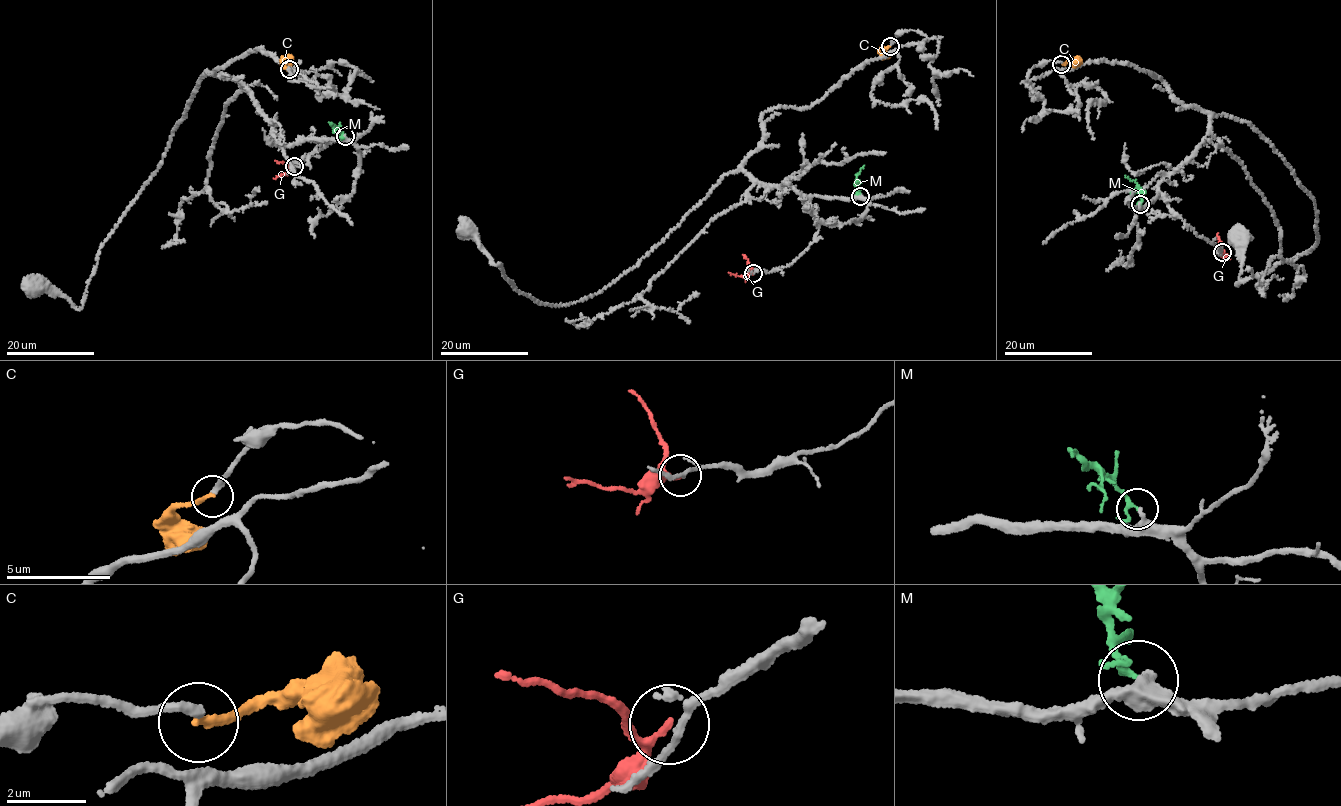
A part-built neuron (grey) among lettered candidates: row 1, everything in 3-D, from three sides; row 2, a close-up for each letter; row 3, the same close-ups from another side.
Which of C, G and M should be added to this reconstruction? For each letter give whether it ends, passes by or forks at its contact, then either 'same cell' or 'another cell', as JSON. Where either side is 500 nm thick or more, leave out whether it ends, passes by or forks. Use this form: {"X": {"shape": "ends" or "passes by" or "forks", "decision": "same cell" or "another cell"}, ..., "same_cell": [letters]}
{"C": {"shape": "ends", "decision": "another cell"}, "G": {"shape": "passes by", "decision": "another cell"}, "M": {"shape": "passes by", "decision": "same cell"}, "same_cell": ["M"]}

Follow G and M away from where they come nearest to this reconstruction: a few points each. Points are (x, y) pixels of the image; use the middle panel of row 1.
G: (753, 272), (744, 275), (729, 273)
M: (860, 196), (856, 178), (864, 165)

